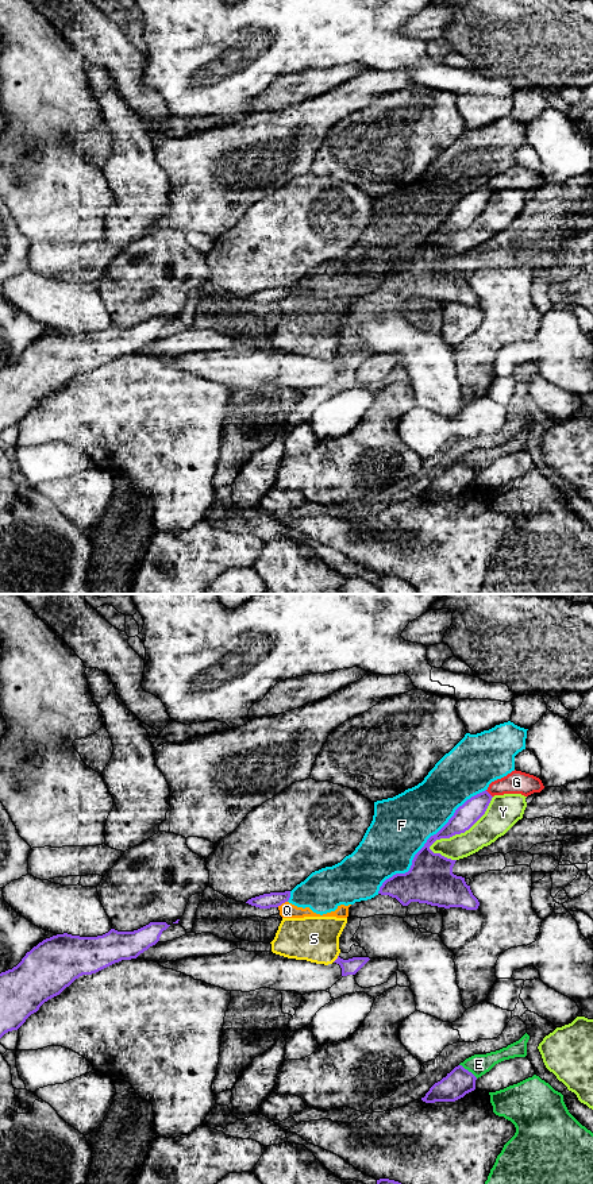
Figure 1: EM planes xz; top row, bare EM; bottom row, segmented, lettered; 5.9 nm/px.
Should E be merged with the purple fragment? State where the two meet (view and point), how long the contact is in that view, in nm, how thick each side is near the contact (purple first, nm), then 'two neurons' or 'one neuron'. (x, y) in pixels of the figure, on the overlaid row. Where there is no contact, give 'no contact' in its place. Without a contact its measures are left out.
xz (468, 1071) | 140 nm | 160/130 nm | two neurons

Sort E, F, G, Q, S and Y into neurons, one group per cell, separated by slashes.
E F Q S / G / Y

